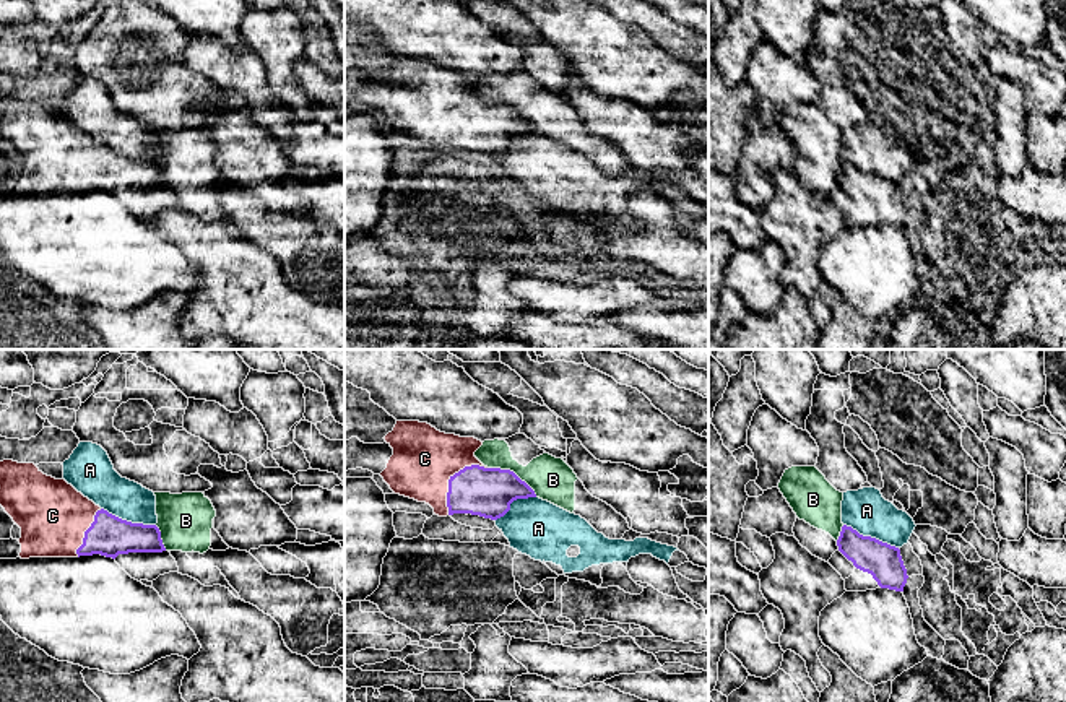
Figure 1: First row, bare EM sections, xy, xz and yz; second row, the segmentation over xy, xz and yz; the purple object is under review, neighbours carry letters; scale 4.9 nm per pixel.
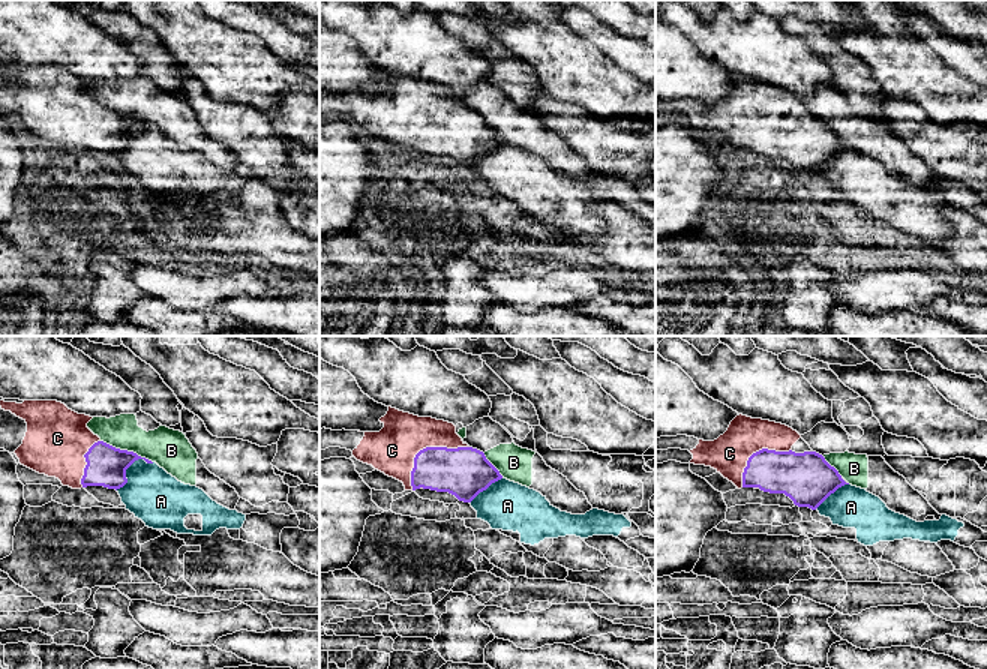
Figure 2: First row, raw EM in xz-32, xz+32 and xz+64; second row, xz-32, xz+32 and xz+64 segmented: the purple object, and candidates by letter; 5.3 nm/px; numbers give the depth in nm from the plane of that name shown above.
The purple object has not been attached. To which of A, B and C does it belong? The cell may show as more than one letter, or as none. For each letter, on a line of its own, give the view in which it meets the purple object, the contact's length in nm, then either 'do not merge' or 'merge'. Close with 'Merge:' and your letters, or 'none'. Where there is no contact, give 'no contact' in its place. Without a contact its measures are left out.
A: contact in xy; length 280 nm; do not merge
B: contact in xz; length 280 nm; do not merge
C: contact in xz; length 300 nm; merge
Merge: C

